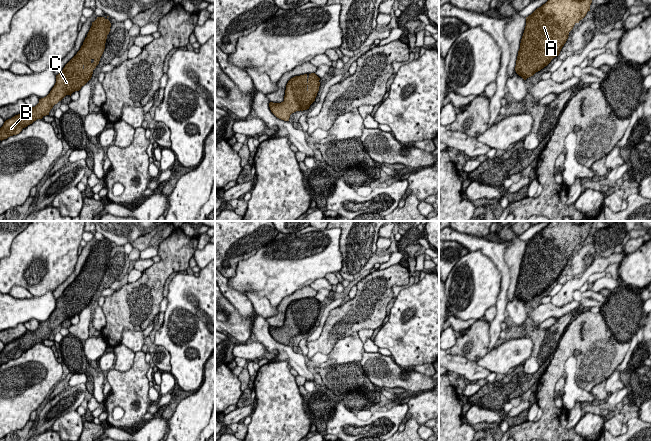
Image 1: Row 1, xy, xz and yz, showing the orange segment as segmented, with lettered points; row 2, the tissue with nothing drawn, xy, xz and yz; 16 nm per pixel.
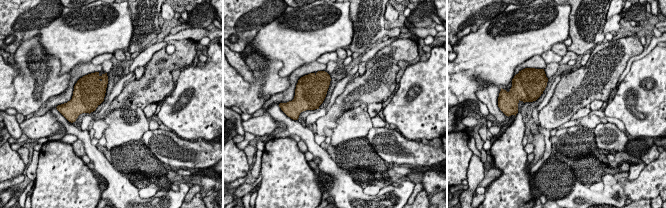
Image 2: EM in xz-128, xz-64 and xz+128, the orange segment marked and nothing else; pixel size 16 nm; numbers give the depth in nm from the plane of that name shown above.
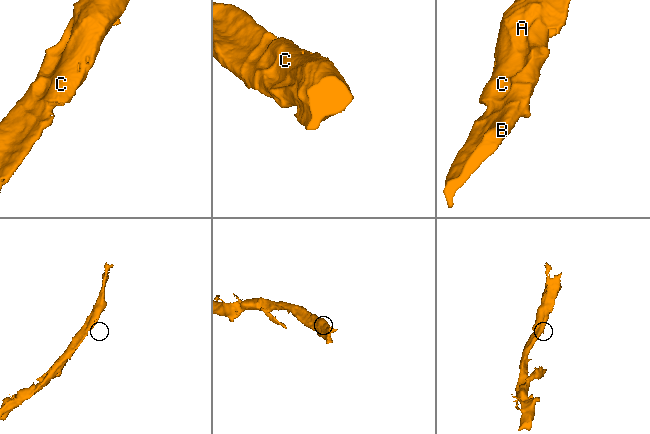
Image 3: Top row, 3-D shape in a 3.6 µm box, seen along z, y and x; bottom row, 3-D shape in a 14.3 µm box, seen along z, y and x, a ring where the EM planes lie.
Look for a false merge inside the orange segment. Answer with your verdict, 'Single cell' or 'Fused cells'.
Single cell

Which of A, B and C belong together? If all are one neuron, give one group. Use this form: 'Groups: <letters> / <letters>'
Groups: A B C

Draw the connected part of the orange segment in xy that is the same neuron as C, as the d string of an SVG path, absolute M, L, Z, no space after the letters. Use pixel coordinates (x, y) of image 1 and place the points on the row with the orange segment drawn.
M97 17L85 38L83 45L77 54L65 65L63 70L56 75L56 83L50 93L39 99L35 107L26 109L8 119L0 128L0 140L19 134L23 128L32 124L37 119L49 115L55 104L66 95L79 91L92 77L93 70L99 64L105 49L107 35L110 32L111 23L104 17Z

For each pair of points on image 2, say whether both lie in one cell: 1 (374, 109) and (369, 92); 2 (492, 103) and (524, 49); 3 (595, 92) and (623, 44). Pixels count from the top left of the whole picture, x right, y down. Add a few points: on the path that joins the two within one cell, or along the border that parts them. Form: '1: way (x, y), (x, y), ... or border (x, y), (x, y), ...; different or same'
1: border (381, 102), (370, 102), (367, 105); different
2: border (500, 87), (494, 84), (485, 84), (477, 91); different
3: way (595, 80), (614, 56); same

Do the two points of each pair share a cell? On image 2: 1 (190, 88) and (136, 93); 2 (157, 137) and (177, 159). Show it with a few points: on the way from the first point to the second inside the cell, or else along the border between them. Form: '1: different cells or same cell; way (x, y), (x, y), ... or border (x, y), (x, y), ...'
1: different cells; border (175, 83), (175, 87), (170, 92)
2: same cell; way (162, 142), (174, 154)

